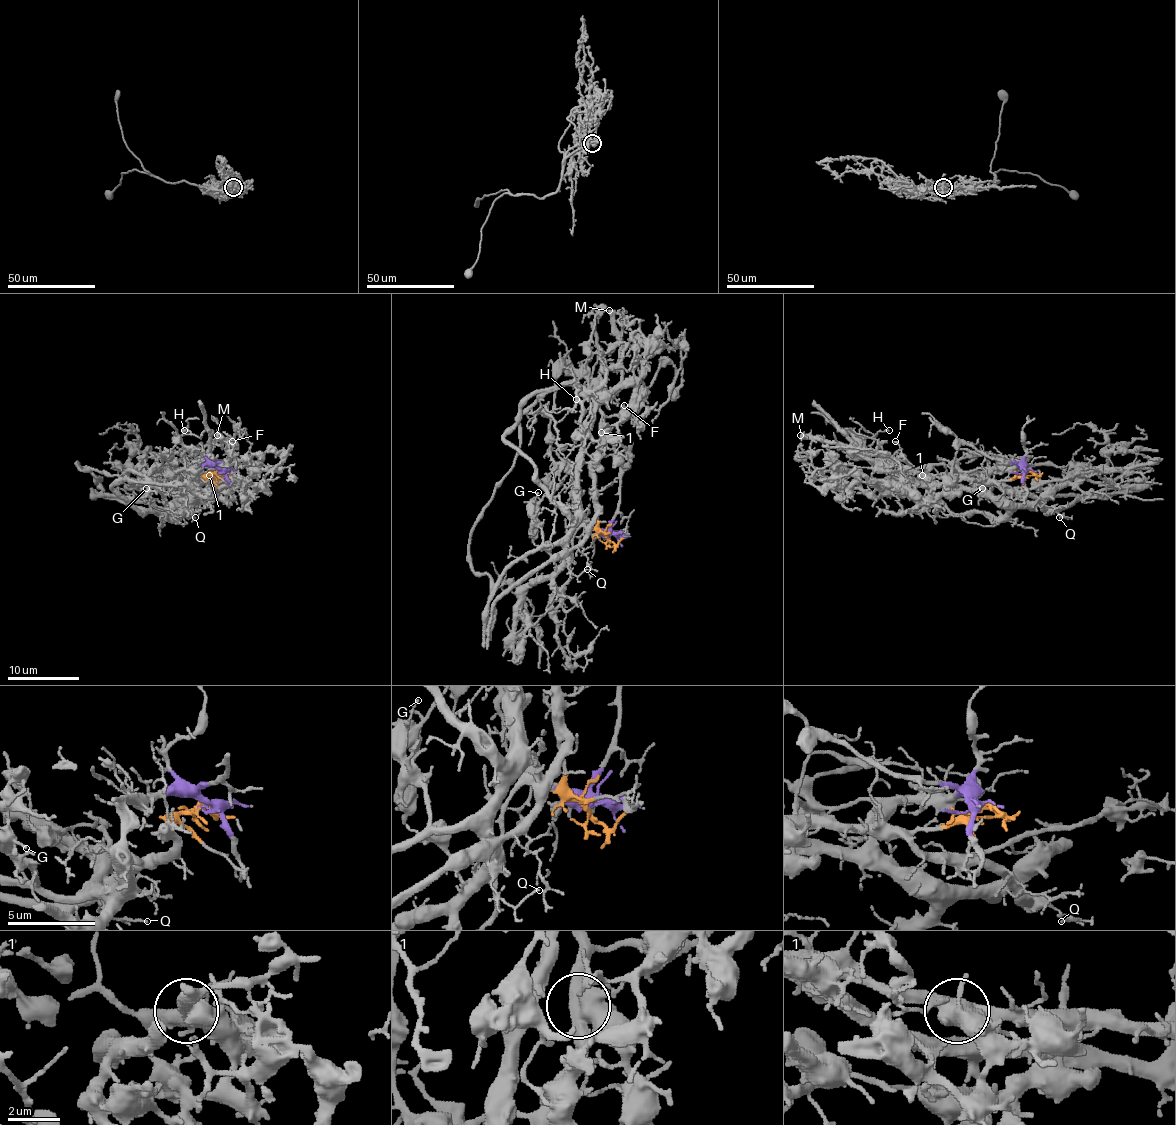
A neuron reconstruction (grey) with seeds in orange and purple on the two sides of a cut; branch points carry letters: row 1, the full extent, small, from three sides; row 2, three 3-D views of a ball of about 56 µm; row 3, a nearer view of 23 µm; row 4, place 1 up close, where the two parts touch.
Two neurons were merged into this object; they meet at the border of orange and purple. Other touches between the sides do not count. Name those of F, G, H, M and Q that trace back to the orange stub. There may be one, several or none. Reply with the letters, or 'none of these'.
F, H, Q

